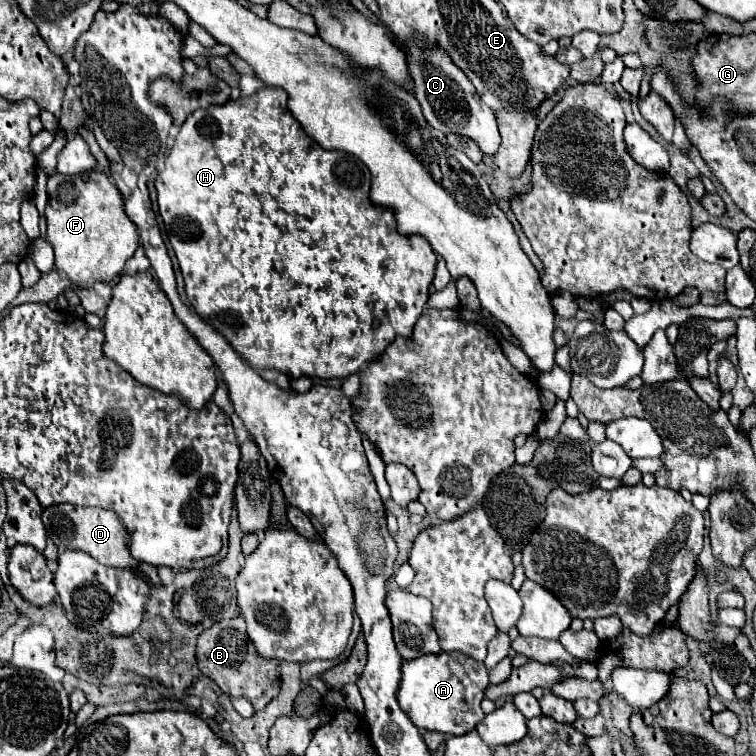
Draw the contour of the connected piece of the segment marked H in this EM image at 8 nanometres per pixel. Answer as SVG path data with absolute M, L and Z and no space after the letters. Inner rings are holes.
M262 86L248 98L228 100L222 106L214 104L210 108L194 110L182 124L166 158L166 166L156 176L154 186L158 192L158 206L166 226L166 236L178 258L190 304L202 320L212 324L218 332L222 332L222 336L226 336L226 340L230 340L230 346L252 368L272 368L292 378L346 378L356 374L364 362L378 358L396 336L408 338L412 334L412 328L428 300L428 286L434 278L434 250L430 244L424 244L422 236L414 236L414 242L410 242L408 236L402 236L396 230L394 214L370 200L370 170L364 162L346 152L338 154L338 150L324 150L318 142L306 136L301 124L289 111L288 94L282 88Z

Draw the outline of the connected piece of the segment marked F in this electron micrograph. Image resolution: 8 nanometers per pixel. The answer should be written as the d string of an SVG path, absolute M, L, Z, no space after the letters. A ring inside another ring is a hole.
M54 172L48 176L46 192L46 240L54 248L56 270L66 274L78 288L92 288L96 282L110 282L114 276L120 276L126 260L132 258L138 248L138 232L126 216L122 196L110 176L92 172L86 174L86 178L70 178Z

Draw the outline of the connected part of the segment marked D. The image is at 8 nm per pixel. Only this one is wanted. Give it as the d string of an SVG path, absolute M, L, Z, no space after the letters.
M54 504L44 508L42 522L46 524L48 538L58 548L82 550L104 566L126 568L136 564L136 560L128 552L128 536L126 536L128 532L114 512L108 512L102 508L76 508L72 504Z

